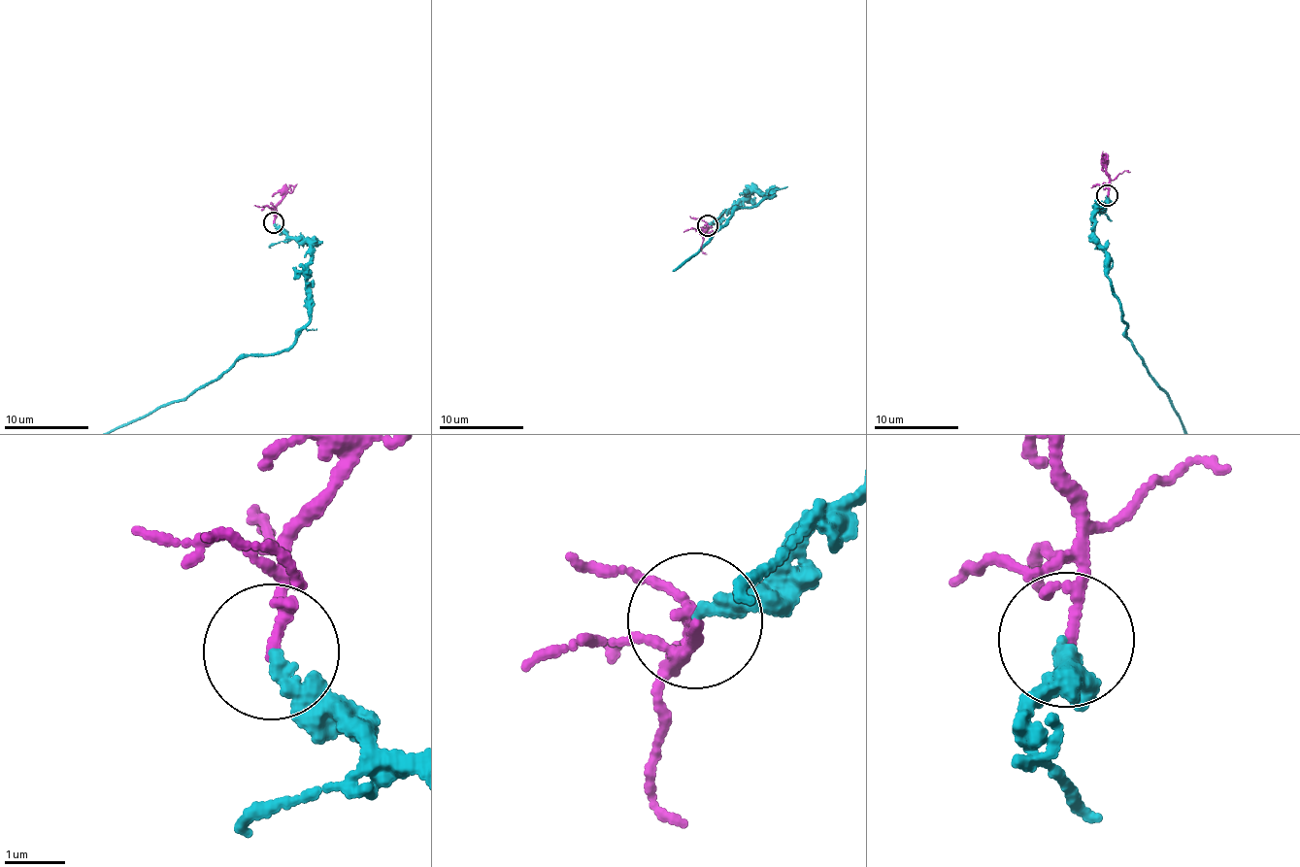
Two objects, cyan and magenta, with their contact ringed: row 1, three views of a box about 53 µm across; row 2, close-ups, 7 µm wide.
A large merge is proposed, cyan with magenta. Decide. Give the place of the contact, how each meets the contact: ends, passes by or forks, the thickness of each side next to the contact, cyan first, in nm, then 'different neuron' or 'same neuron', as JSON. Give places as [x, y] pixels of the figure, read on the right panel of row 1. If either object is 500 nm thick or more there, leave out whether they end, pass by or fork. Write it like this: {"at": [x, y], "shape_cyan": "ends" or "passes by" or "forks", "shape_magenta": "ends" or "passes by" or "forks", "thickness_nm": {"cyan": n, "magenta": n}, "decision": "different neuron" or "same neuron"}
{"at": [1107, 195], "shape_cyan": "ends", "shape_magenta": "ends", "thickness_nm": {"cyan": 200, "magenta": 160}, "decision": "different neuron"}

